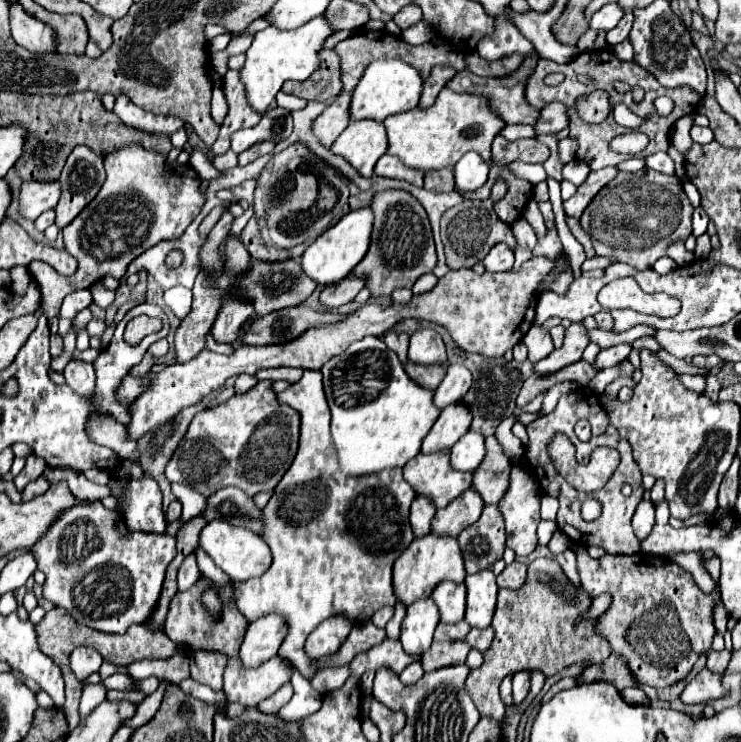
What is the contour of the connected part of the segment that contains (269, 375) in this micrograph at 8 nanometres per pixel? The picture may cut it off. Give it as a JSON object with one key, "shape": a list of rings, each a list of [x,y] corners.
{"shape":[[[279,367],[279,369],[261,369],[257,373],[257,379],[263,381],[289,381],[291,385],[297,383],[303,375],[303,369],[291,369],[291,367]]]}

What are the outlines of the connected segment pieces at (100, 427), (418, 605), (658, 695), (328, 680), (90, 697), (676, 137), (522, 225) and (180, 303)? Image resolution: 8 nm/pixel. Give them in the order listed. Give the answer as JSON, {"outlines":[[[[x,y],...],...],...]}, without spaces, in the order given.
{"outlines":[[[[95,413],[95,417],[91,417],[91,425],[87,425],[87,431],[91,433],[93,441],[113,449],[119,457],[139,461],[141,453],[137,441],[127,437],[125,425],[119,425],[117,421],[111,421],[111,417],[103,417],[101,413]]],[[[431,597],[411,603],[401,623],[403,649],[411,655],[425,653],[433,643],[433,631],[437,623],[439,623],[439,609],[431,601]]],[[[681,681],[679,685],[673,685],[671,689],[651,689],[647,685],[641,685],[643,691],[649,695],[649,699],[661,699],[661,701],[673,701],[673,699],[679,699],[681,691],[685,689],[685,681]]],[[[341,665],[341,667],[327,667],[323,671],[319,671],[313,679],[311,679],[311,685],[315,691],[319,691],[321,695],[329,693],[329,691],[335,691],[339,689],[351,675],[351,669],[349,665]]],[[[97,683],[97,685],[85,685],[83,689],[83,697],[81,697],[81,717],[85,717],[87,713],[91,713],[91,709],[95,709],[101,701],[105,701],[105,695],[107,695],[107,687],[103,683]]],[[[693,115],[691,117],[681,117],[677,123],[675,123],[675,133],[673,133],[673,145],[681,151],[681,153],[687,153],[689,147],[693,145],[693,139],[689,137],[689,129],[693,125]]],[[[521,218],[511,226],[513,235],[519,245],[532,249],[537,244],[538,238],[529,223]]],[[[177,285],[173,289],[167,289],[165,295],[165,305],[171,307],[171,311],[180,319],[184,319],[191,310],[191,291]]]]}

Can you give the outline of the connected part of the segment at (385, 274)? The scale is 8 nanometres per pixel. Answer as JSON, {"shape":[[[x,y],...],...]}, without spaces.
{"shape":[[[385,189],[379,191],[371,203],[375,213],[375,229],[371,237],[371,249],[363,259],[363,265],[355,269],[353,275],[367,275],[367,287],[377,295],[391,295],[397,287],[411,289],[415,281],[433,271],[437,263],[435,243],[429,227],[427,213],[423,205],[407,191],[401,189]]]}

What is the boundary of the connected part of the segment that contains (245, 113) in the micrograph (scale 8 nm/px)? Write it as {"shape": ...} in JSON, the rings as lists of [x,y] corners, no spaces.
{"shape":[[[229,69],[225,79],[223,79],[223,91],[225,91],[225,97],[227,97],[227,103],[229,103],[229,113],[225,117],[225,123],[221,125],[217,141],[213,143],[215,155],[223,155],[229,149],[229,135],[231,133],[243,129],[243,127],[253,127],[261,119],[261,113],[257,113],[249,105],[243,89],[245,89],[245,85],[241,81],[239,71]]]}

